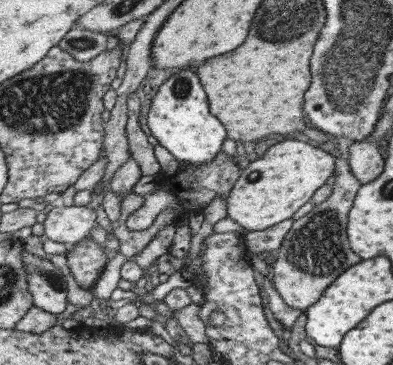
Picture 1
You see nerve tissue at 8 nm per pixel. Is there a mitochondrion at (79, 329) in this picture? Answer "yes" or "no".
no

